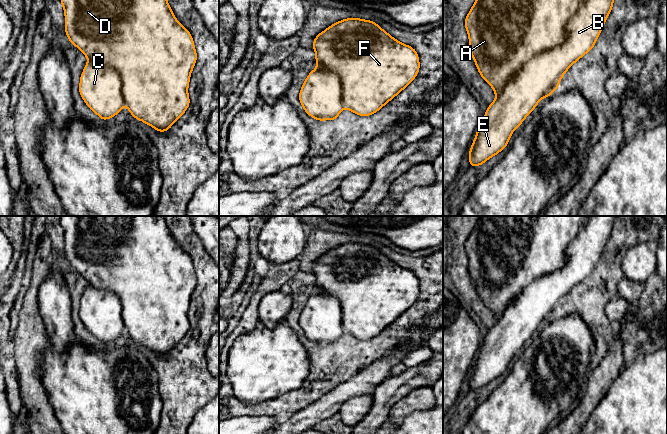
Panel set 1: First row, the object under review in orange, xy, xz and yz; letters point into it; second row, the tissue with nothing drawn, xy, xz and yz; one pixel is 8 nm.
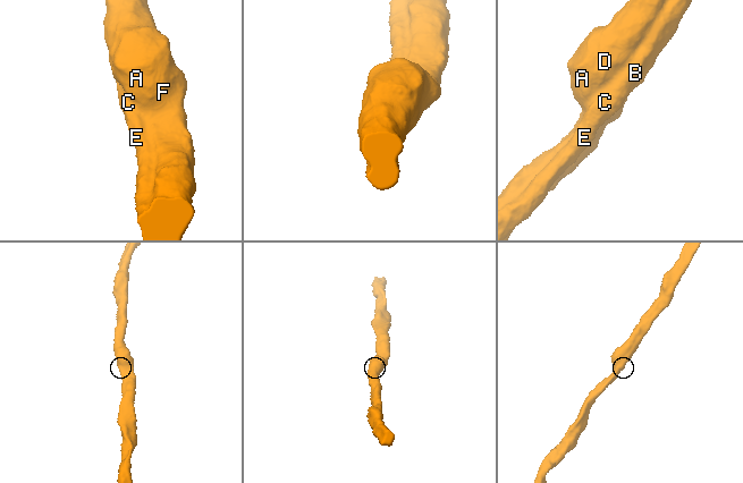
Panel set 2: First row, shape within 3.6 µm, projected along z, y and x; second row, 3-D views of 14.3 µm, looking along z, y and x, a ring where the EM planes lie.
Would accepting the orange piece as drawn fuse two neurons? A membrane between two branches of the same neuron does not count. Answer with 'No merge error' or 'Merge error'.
No merge error

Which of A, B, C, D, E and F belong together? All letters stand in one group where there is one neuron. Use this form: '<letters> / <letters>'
A B C D E F

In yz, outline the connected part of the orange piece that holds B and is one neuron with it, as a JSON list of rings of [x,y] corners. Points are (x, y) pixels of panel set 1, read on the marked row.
[[[476,0],[465,18],[465,28],[469,35],[469,51],[475,61],[481,77],[491,85],[496,94],[494,102],[488,106],[484,120],[480,123],[473,144],[469,151],[470,168],[482,165],[489,158],[502,151],[507,145],[514,130],[537,107],[538,102],[549,97],[556,89],[565,72],[582,56],[593,49],[595,42],[611,12],[614,0]]]

